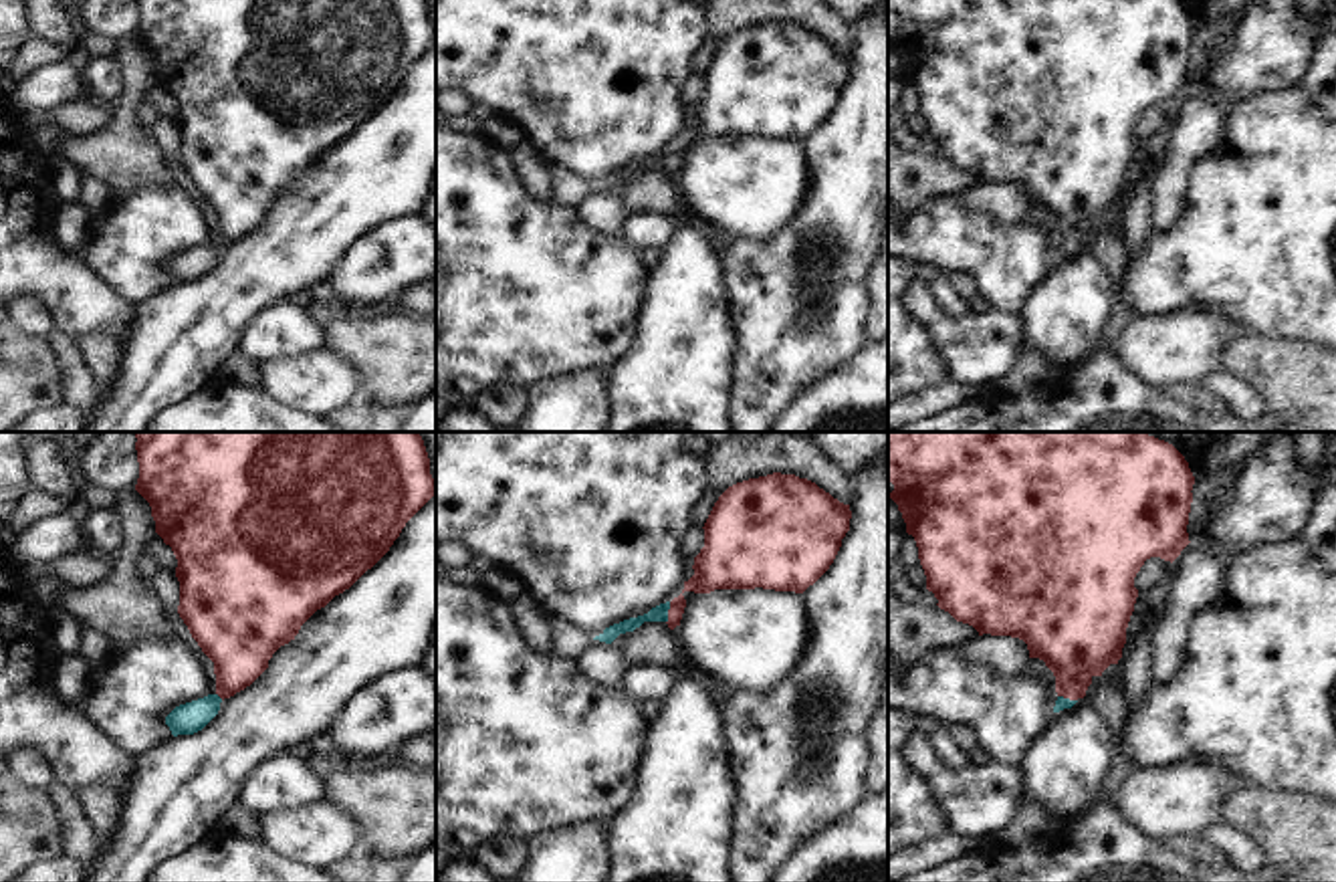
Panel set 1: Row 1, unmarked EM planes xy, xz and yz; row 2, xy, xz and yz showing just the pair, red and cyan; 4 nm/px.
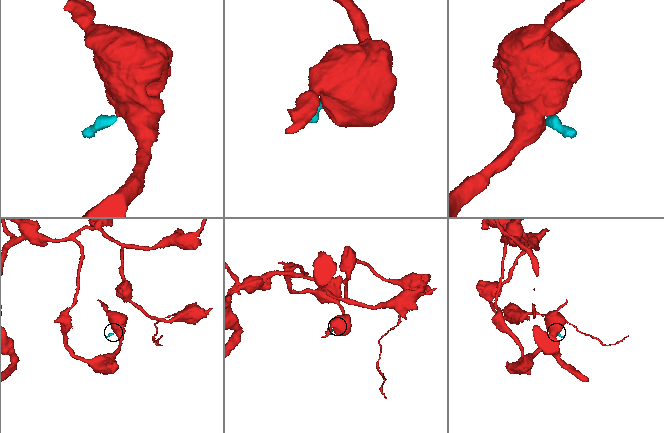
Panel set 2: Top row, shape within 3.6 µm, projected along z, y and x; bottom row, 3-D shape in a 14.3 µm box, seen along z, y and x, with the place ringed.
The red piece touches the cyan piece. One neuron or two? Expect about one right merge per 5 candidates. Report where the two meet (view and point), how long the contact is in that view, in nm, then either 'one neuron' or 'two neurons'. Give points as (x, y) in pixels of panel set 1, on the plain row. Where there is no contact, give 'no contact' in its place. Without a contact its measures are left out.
contact xz (669, 160); length 90 nm; one neuron

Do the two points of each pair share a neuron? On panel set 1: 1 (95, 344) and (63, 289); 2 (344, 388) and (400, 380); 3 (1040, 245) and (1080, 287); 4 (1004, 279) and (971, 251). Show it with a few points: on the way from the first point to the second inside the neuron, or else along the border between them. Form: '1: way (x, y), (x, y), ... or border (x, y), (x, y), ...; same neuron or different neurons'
1: border (75, 338), (87, 332), (105, 332), (120, 348); different neurons
2: border (327, 350), (342, 356), (354, 368), (362, 396); different neurons
3: border (1054, 261), (1026, 301); different neurons
4: way (995, 271), (979, 255); same neuron

